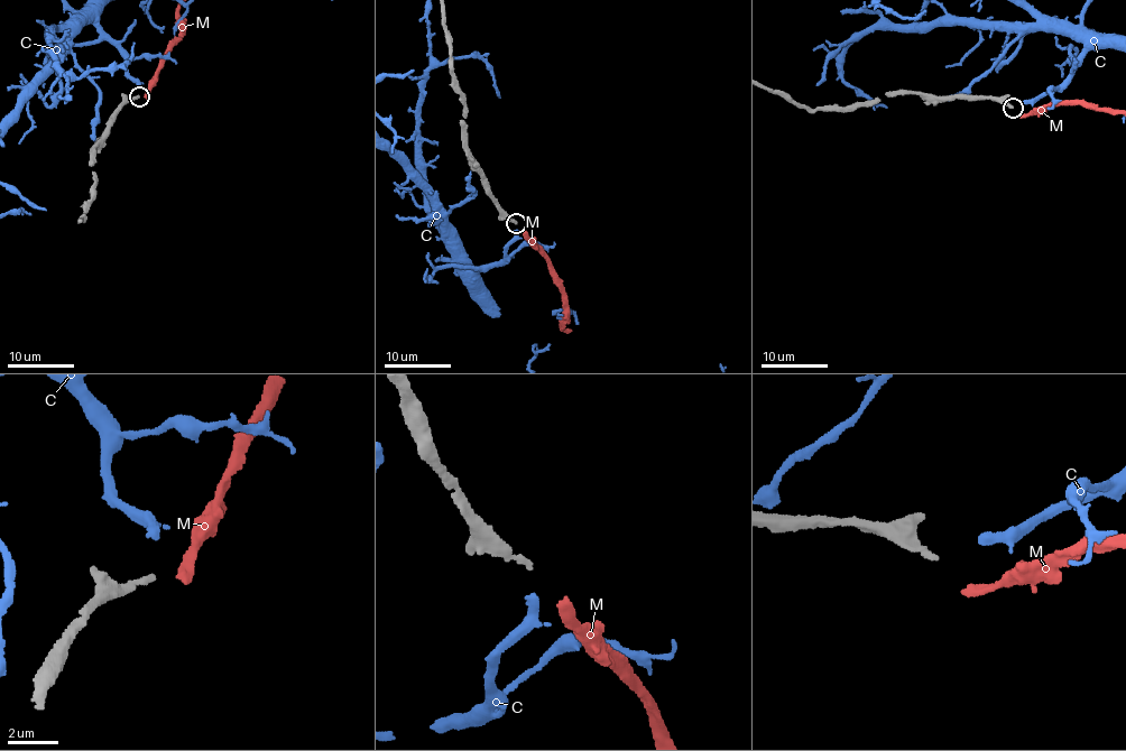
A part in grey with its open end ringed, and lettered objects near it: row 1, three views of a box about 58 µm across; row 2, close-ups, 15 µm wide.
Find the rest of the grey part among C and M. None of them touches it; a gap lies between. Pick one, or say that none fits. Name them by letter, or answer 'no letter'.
M

